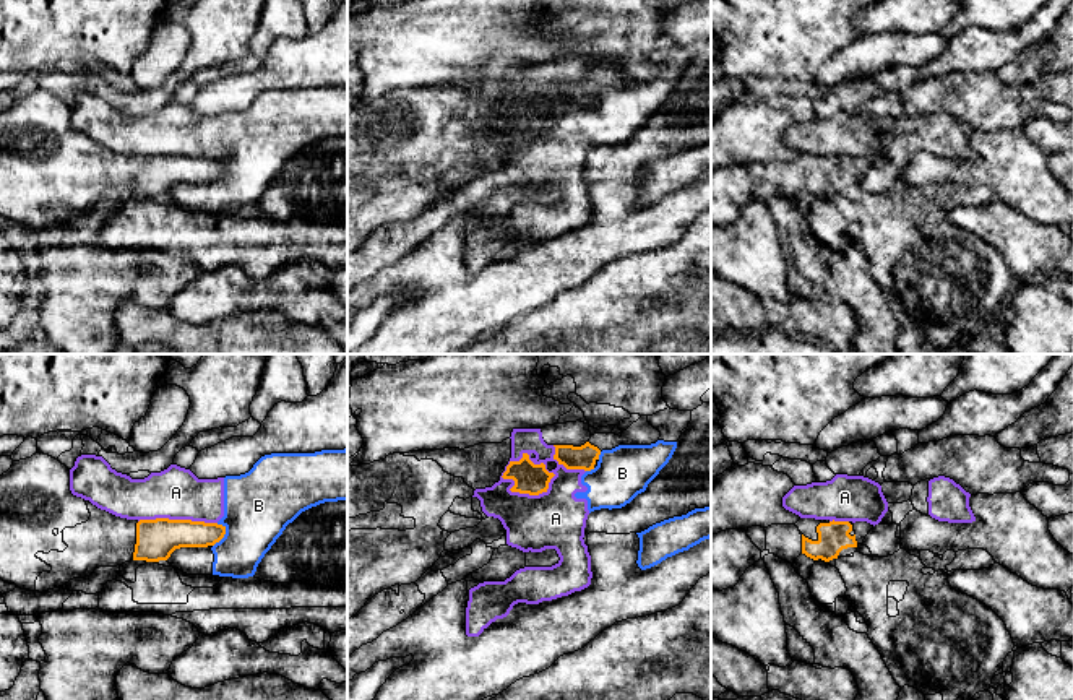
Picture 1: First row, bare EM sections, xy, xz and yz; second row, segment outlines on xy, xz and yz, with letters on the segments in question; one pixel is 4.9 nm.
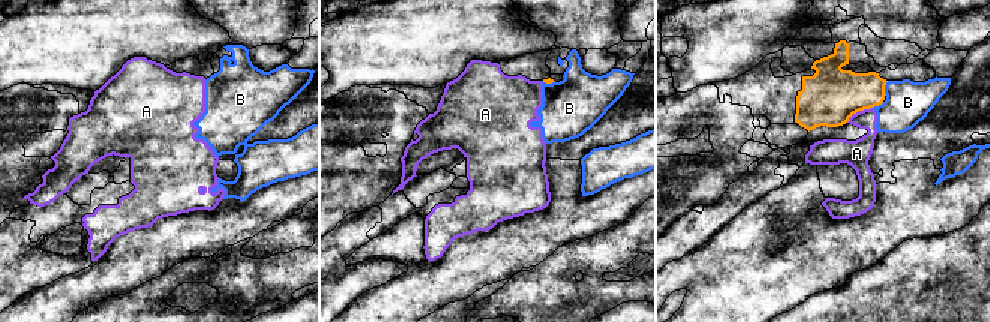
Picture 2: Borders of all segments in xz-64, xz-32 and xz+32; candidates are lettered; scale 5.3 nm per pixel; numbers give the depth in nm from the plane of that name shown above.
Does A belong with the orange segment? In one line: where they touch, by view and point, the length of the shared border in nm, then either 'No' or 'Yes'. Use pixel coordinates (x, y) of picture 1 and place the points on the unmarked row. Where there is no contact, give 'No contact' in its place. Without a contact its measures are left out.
Touches orange at xz (528, 91). Shared border 280 nm. No

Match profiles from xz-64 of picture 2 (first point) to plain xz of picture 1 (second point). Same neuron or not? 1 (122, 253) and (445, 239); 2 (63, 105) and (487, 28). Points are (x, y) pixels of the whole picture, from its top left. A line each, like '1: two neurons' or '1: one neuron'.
1: one neuron
2: two neurons

